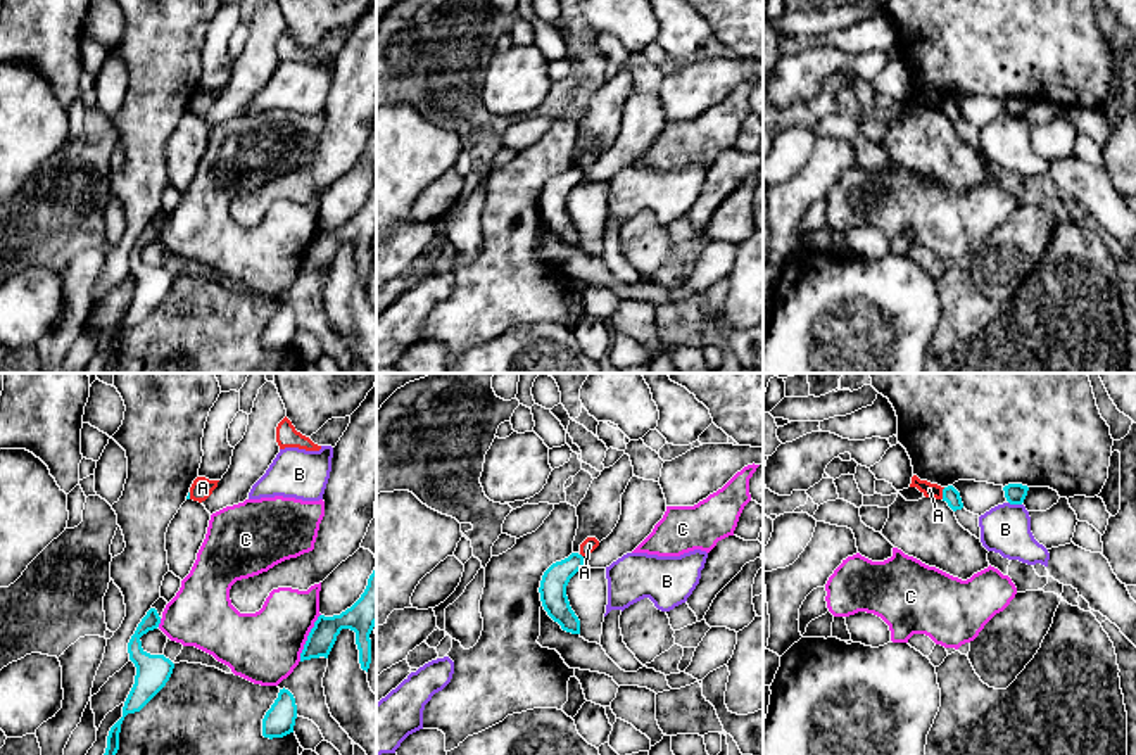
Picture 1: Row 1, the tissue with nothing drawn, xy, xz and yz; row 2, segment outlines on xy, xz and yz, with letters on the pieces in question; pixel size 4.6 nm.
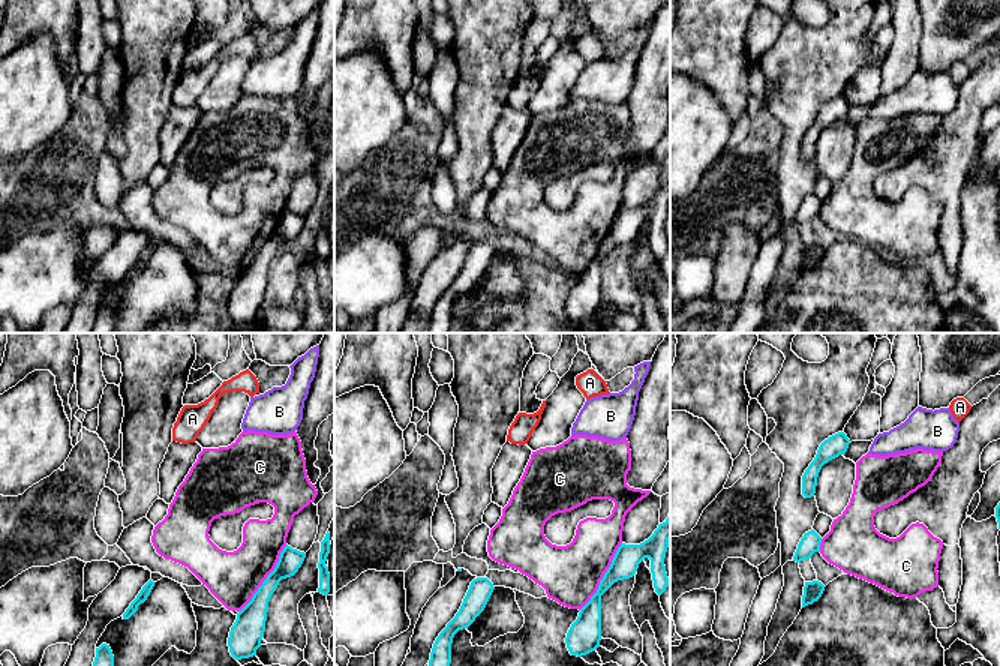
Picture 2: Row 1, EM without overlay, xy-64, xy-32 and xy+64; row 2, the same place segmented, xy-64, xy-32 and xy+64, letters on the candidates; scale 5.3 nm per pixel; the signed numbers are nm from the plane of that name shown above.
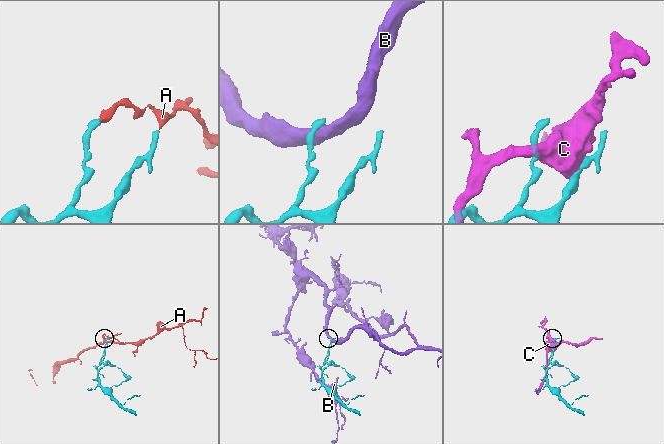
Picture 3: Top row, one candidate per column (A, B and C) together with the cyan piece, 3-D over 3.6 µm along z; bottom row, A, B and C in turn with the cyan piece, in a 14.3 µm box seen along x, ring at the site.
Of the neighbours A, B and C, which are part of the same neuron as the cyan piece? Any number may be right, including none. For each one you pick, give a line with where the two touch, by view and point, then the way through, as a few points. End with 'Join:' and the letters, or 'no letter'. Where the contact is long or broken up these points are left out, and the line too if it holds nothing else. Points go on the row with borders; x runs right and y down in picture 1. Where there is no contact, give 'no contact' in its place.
Join: no letter

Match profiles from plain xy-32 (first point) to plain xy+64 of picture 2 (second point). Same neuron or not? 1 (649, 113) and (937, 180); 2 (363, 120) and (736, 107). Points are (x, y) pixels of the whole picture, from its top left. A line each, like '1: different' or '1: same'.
1: same
2: different

